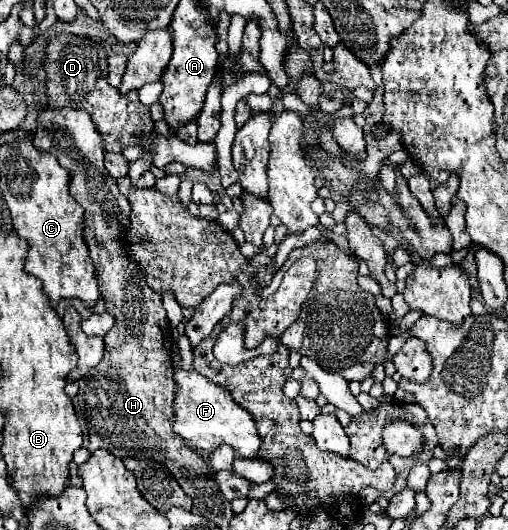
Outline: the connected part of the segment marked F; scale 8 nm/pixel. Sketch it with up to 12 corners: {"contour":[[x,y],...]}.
{"contour":[[175,370],[173,430],[253,458],[255,420],[225,386]]}

